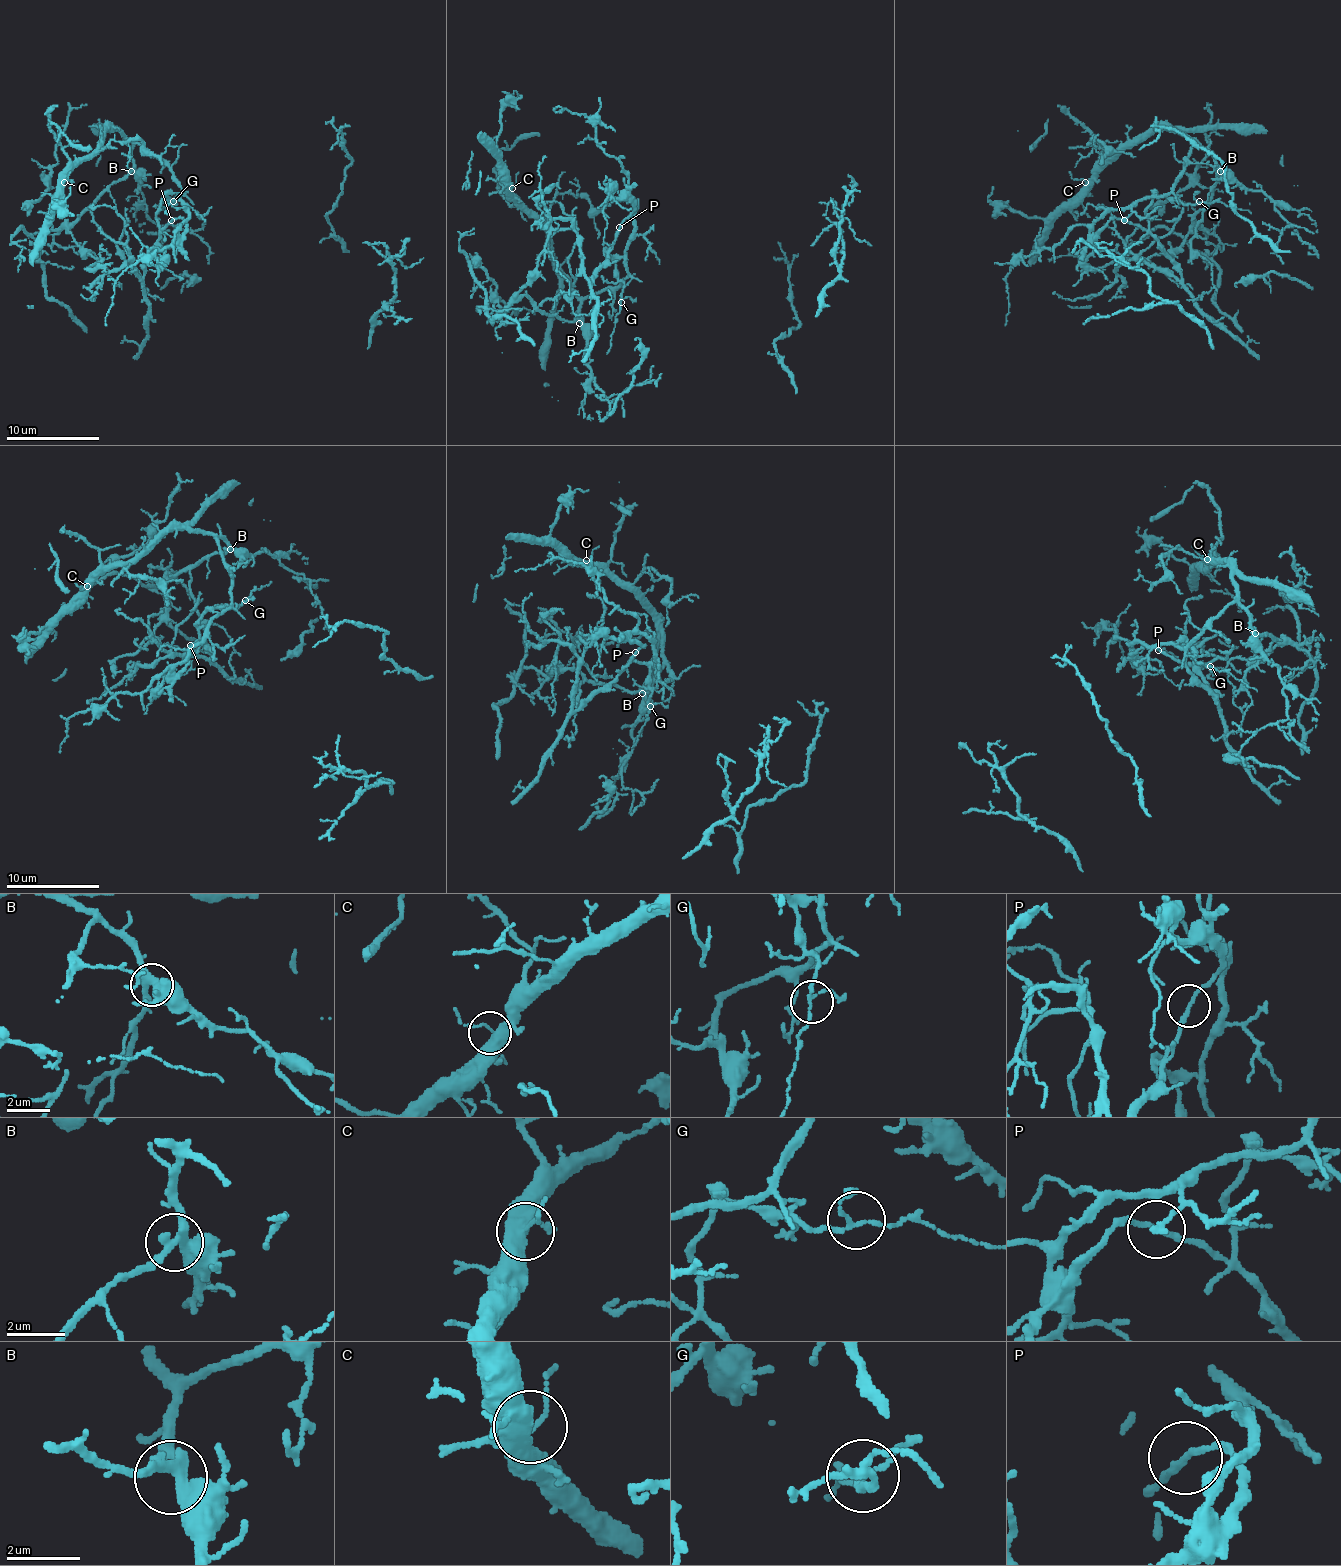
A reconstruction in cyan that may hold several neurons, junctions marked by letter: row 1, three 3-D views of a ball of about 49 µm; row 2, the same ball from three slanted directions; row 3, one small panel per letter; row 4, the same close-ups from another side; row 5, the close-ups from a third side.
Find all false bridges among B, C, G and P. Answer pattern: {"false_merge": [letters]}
{"false_merge": ["P"]}

